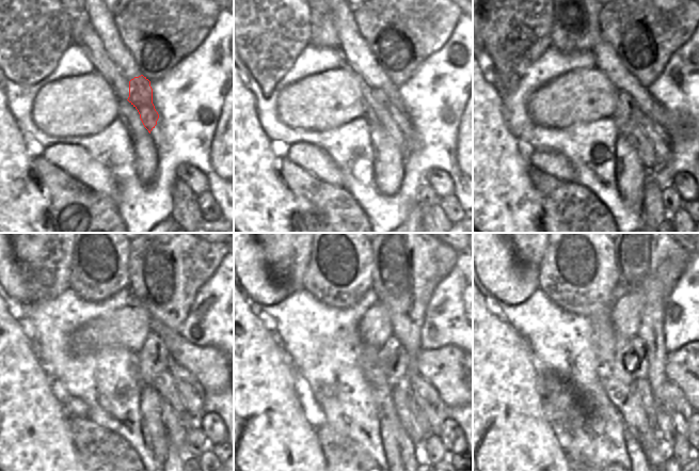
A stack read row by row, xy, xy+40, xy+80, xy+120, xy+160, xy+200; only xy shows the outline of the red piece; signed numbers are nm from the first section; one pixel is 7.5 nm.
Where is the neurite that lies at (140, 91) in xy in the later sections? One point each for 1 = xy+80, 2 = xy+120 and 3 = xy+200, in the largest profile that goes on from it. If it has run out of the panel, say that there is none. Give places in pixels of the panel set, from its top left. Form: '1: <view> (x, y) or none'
1: xy+80 (653, 143)
2: xy+120 (178, 387)
3: xy+200 (670, 396)

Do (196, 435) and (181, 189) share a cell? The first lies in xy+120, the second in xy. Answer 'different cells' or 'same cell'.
same cell

